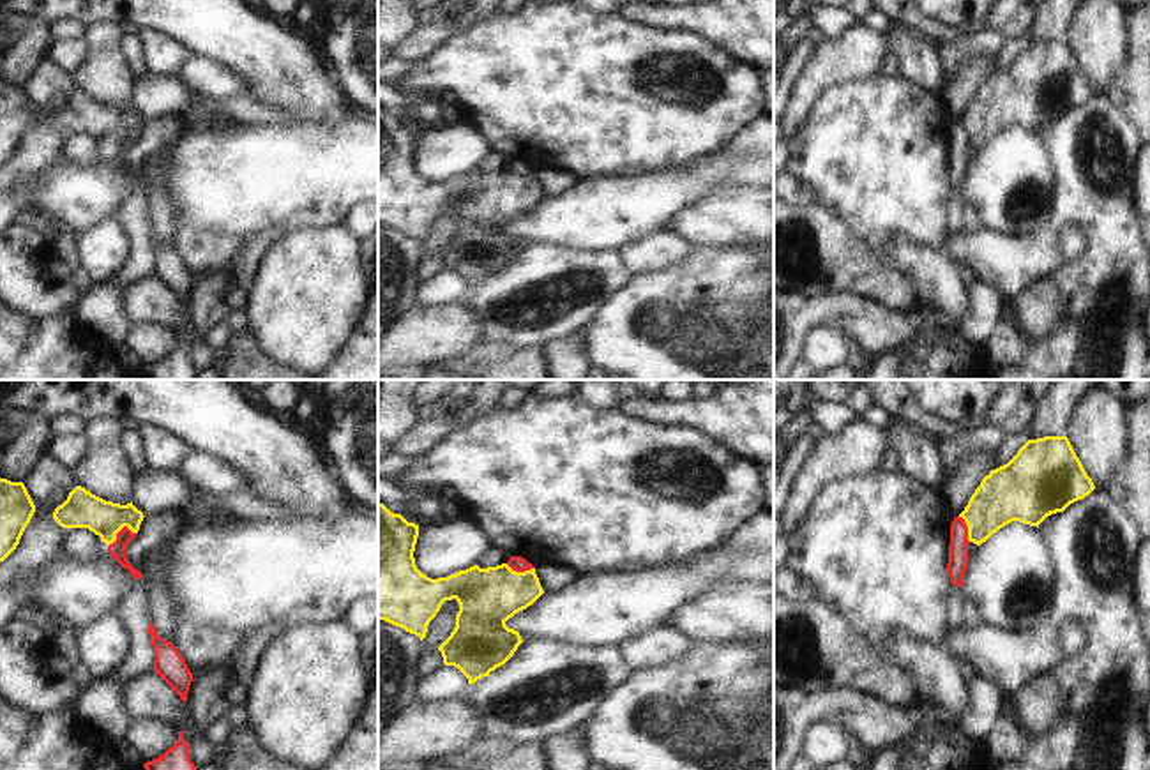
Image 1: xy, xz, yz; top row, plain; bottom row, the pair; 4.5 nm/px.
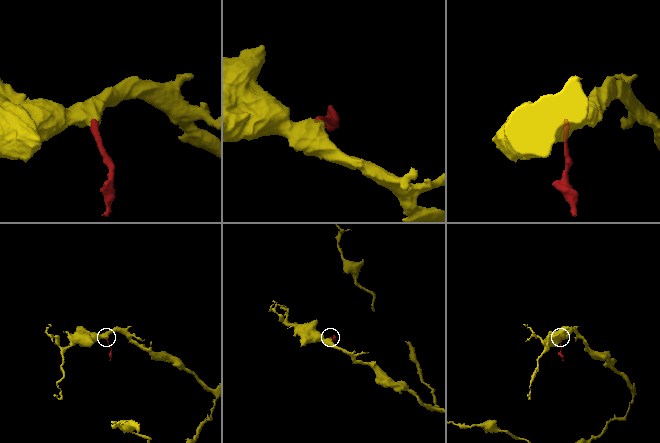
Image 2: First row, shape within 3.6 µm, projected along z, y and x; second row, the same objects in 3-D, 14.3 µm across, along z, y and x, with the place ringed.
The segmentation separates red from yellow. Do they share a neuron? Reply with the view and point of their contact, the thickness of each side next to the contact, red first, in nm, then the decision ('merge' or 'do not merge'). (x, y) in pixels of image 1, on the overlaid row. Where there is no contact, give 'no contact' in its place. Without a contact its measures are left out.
xy (119, 532) | 80/170 nm | do not merge

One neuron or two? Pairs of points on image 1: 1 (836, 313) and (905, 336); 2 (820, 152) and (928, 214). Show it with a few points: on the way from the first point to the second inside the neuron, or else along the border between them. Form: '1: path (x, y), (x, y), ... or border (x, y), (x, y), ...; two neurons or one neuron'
1: path (854, 315), (880, 331), (887, 331); one neuron
2: path (847, 152), (861, 152), (901, 193); one neuron

